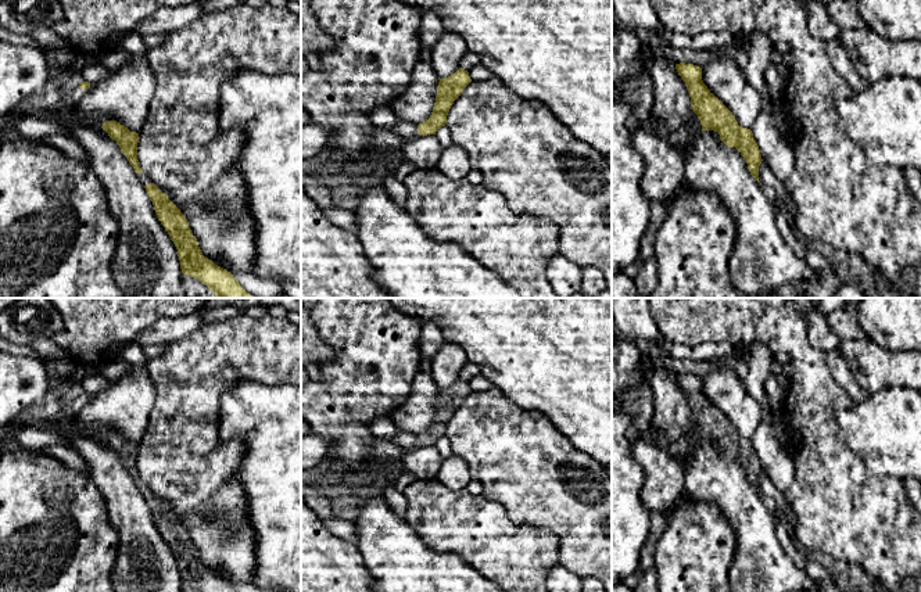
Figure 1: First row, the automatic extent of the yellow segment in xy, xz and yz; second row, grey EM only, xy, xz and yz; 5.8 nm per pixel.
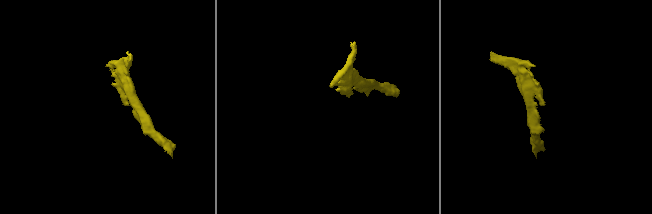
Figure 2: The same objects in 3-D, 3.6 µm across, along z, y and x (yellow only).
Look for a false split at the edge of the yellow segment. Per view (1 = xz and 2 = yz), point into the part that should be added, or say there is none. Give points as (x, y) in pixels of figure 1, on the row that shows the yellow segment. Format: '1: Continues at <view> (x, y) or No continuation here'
1: No continuation here
2: No continuation here

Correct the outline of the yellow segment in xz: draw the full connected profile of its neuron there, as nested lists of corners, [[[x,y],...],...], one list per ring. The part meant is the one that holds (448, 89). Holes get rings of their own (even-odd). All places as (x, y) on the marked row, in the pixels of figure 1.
[[[462,68],[451,76],[440,79],[433,112],[429,119],[418,125],[420,136],[436,134],[441,126],[447,125],[451,105],[470,82],[469,72]]]

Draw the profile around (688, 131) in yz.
[[[692,112],[692,118],[689,122],[685,122],[680,126],[680,129],[671,133],[667,139],[669,146],[673,148],[685,147],[688,143],[694,141],[694,139],[702,132],[702,125],[695,112]]]

